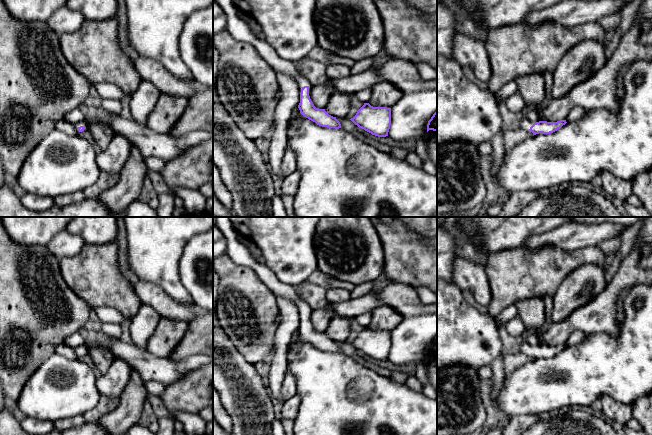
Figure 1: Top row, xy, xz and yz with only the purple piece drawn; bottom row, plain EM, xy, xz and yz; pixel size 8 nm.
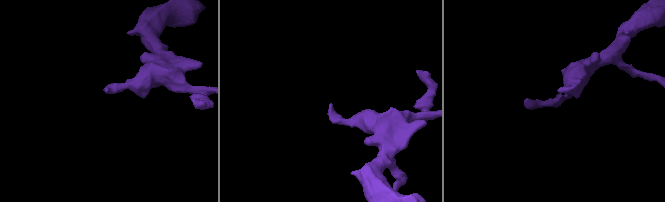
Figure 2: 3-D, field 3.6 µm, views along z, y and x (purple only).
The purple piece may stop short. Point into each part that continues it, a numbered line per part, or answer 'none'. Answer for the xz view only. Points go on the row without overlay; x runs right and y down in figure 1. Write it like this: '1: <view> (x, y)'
1: xz (239, 253)

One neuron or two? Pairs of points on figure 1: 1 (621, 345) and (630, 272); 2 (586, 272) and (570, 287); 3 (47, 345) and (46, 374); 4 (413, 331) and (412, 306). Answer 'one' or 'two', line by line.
1: two
2: one
3: two
4: two

